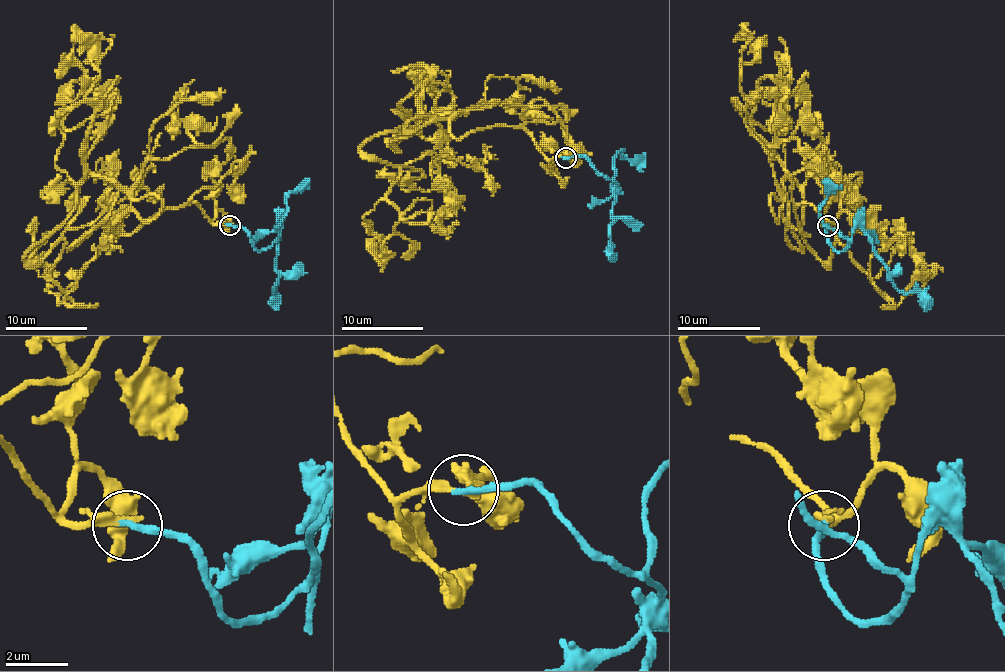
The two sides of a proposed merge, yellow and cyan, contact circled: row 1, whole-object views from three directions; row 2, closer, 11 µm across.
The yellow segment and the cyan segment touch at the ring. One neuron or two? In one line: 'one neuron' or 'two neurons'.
one neuron

